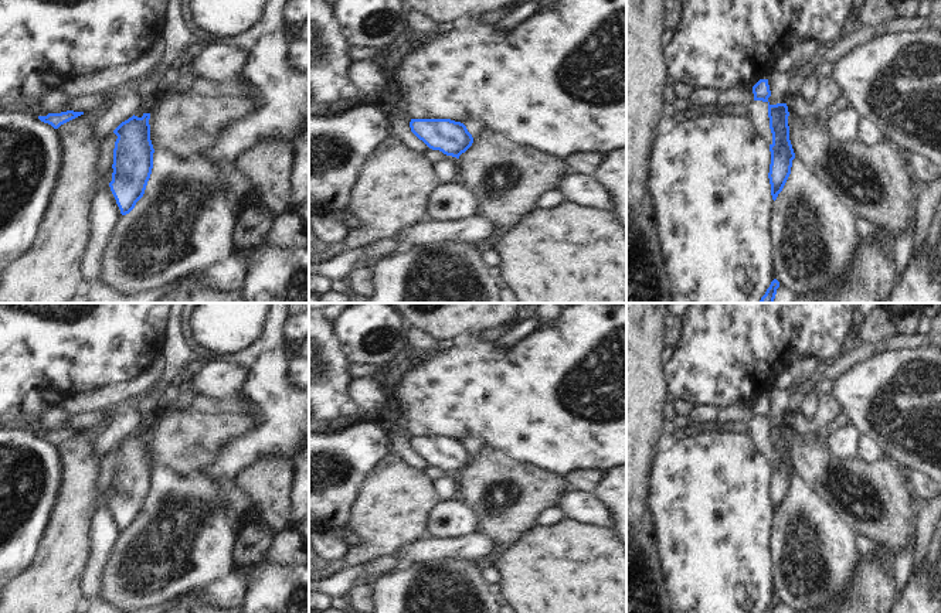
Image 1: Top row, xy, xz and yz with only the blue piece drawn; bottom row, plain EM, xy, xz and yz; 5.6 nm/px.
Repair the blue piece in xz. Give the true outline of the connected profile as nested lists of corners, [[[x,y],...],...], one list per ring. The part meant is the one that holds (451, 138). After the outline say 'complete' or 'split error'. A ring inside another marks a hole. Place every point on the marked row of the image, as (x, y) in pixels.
[[[411,119],[410,127],[429,149],[456,159],[473,143],[466,126],[451,119]]]; complete

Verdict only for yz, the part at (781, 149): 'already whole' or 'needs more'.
already whole

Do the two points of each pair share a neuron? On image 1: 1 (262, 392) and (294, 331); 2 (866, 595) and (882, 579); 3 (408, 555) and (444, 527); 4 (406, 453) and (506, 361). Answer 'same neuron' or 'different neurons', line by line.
1: different neurons
2: same neuron
3: different neurons
4: different neurons

